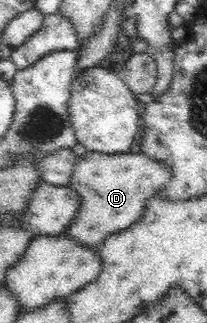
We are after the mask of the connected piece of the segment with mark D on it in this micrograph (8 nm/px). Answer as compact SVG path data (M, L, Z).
M86 152L77 157L67 185L79 193L81 204L75 219L63 233L97 248L109 235L135 224L143 216L147 199L158 196L160 189L171 179L172 172L166 164L146 157L142 152L112 155Z

